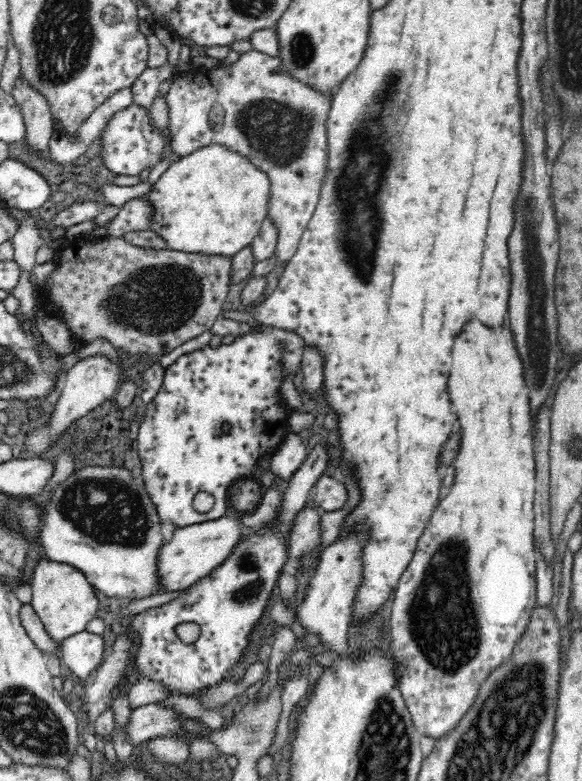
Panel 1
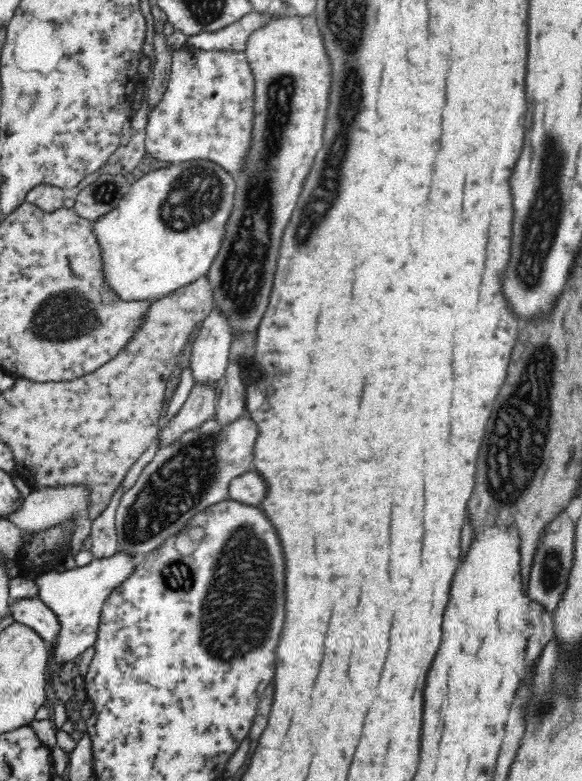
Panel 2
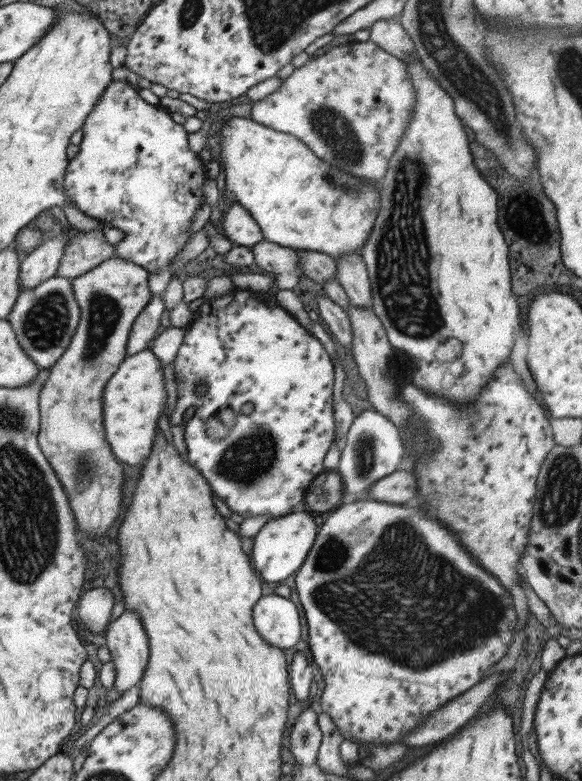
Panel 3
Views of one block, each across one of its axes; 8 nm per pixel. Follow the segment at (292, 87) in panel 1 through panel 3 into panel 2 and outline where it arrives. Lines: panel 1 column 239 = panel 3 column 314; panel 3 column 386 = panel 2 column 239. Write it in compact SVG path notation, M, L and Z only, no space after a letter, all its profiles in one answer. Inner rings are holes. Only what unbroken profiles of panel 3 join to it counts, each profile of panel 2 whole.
M184 44L180 50L172 53L170 74L166 92L156 108L151 110L147 120L145 128L145 149L147 154L150 154L154 160L162 160L162 165L169 162L175 164L190 160L211 160L222 168L226 168L228 172L240 172L240 162L246 156L248 144L250 144L250 138L252 138L252 120L254 120L254 111L252 111L252 104L254 104L254 75L252 75L252 69L249 67L245 51L237 53L232 51L203 51Z

